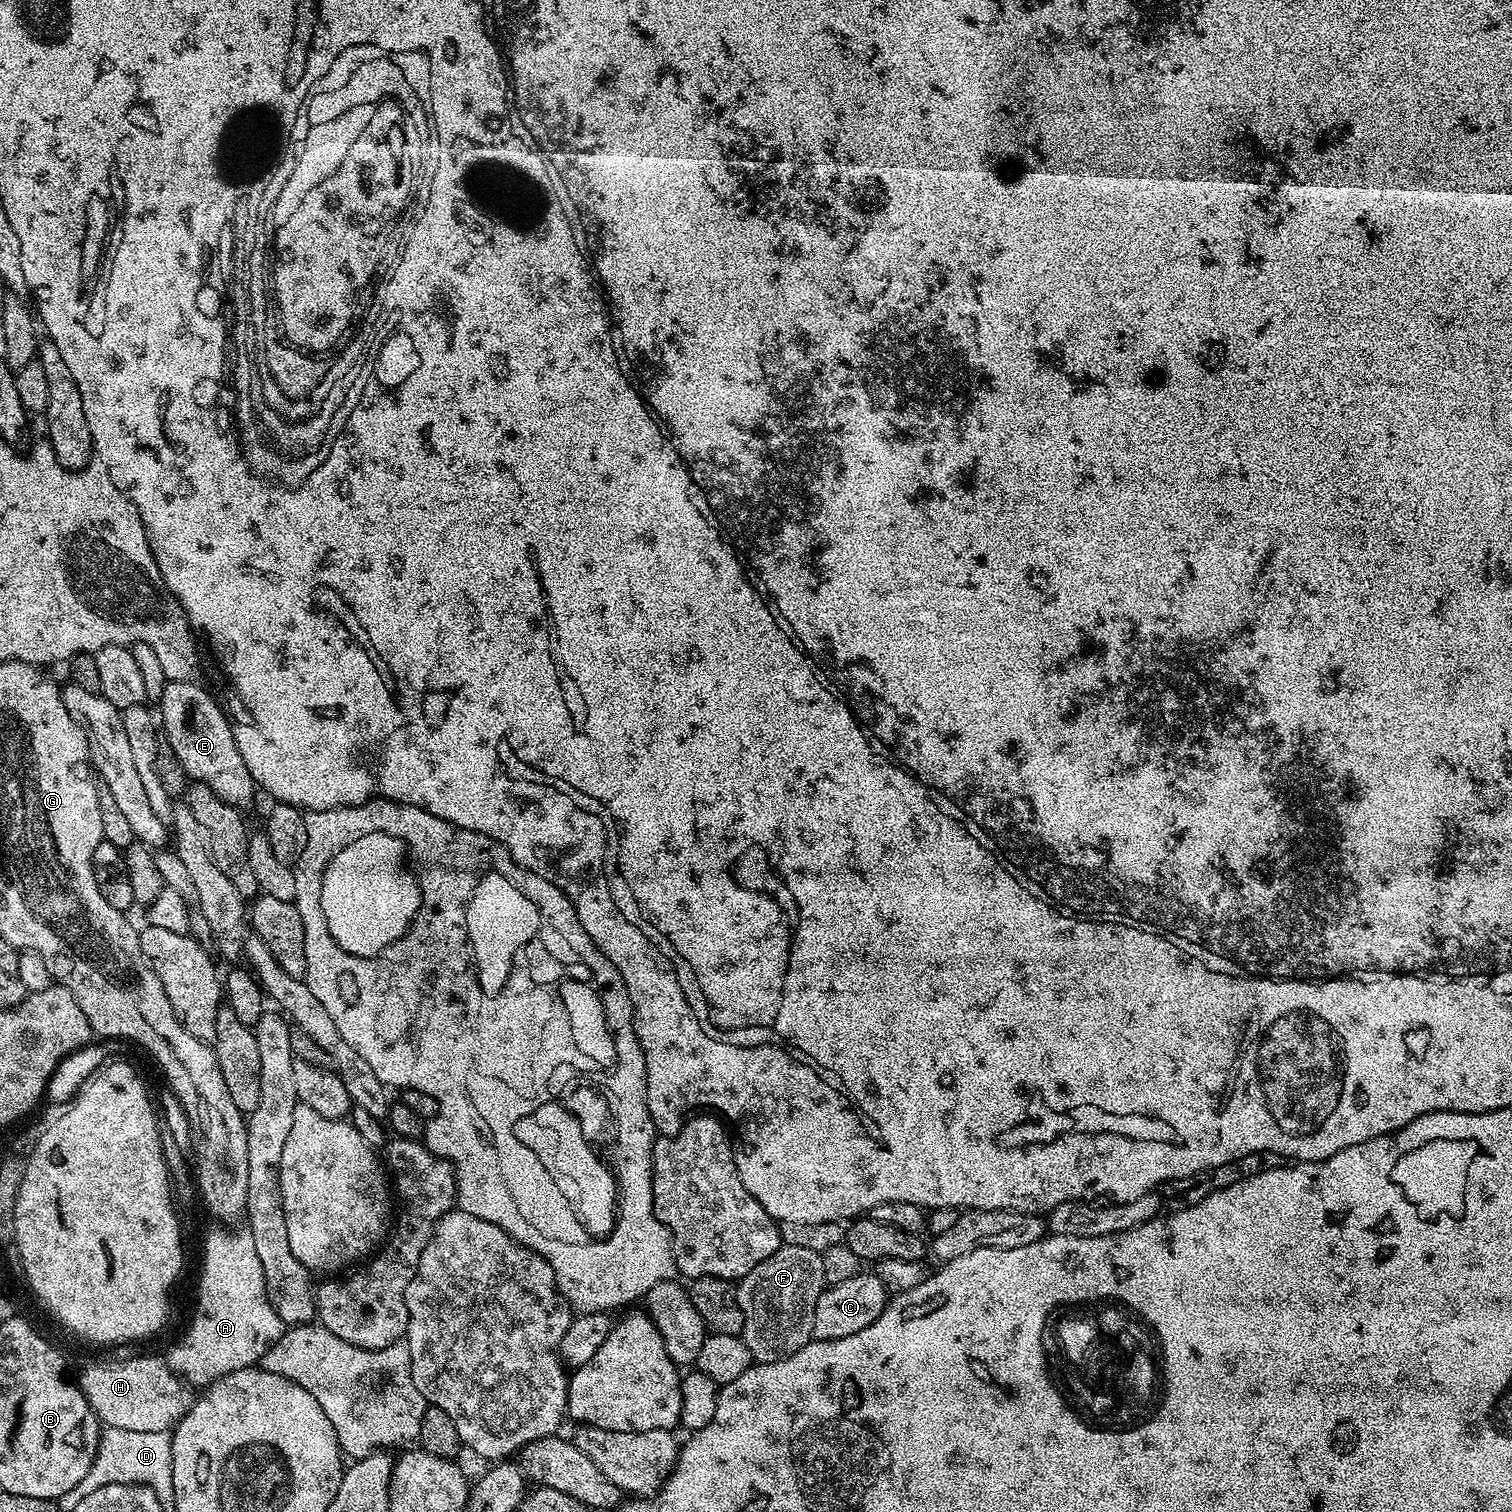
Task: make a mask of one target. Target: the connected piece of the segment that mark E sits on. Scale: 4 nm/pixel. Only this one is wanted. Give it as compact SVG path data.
M195 679L170 680L164 685L158 701L158 720L162 725L162 736L173 747L177 761L183 766L189 781L205 784L228 804L248 810L258 793L242 754L234 742L232 721L227 711L216 705L216 700Z

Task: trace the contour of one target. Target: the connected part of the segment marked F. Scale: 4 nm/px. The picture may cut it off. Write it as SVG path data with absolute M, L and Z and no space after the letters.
M784 1244L777 1252L770 1254L770 1258L758 1262L758 1266L750 1270L750 1274L742 1277L736 1290L744 1319L742 1339L755 1363L773 1364L793 1356L798 1350L802 1350L802 1346L808 1344L814 1330L814 1306L818 1306L818 1298L824 1293L825 1287L820 1253L789 1244Z

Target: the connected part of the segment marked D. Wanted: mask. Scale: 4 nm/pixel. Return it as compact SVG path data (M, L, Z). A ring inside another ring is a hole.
M104 1428L100 1434L100 1445L96 1457L92 1460L90 1470L86 1470L86 1478L59 1498L61 1509L71 1510L86 1498L86 1494L94 1494L107 1484L144 1484L162 1502L168 1510L176 1503L174 1494L174 1474L172 1473L172 1438L168 1432L143 1432L142 1430L118 1430L117 1428Z

